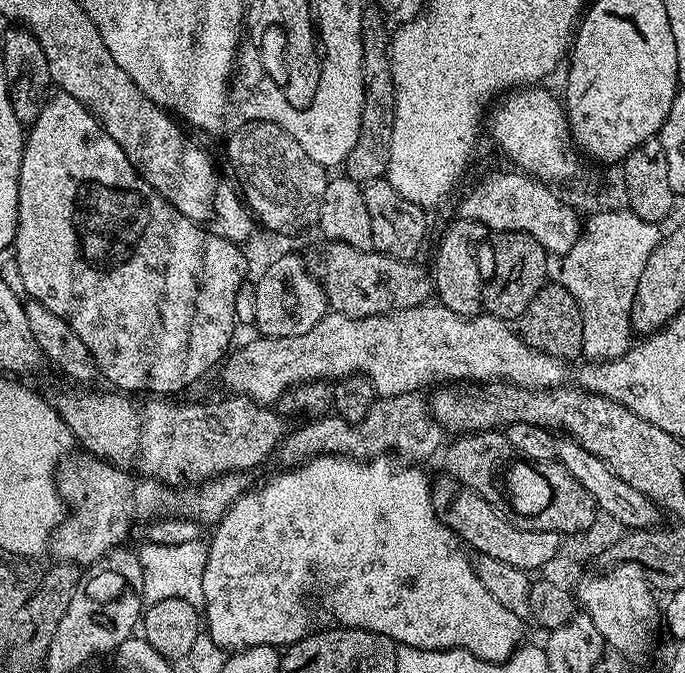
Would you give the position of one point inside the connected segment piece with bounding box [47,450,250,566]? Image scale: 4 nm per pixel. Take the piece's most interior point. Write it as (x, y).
(103, 503)

